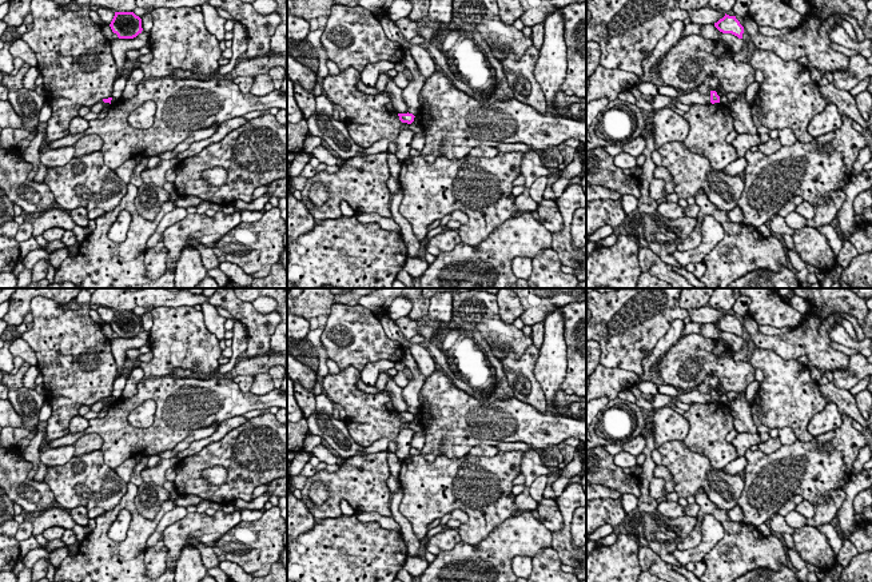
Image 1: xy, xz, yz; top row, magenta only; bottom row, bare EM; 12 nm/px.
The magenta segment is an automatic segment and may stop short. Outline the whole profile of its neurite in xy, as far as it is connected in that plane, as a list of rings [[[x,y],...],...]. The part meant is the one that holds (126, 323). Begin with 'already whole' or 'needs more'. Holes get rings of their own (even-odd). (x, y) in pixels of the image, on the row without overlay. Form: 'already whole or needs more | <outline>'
already whole | [[[115,311],[110,326],[119,338],[134,338],[143,330],[142,318],[134,311]]]

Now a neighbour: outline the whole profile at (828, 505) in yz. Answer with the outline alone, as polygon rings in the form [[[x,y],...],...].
[[[835,489],[825,491],[815,505],[815,517],[807,519],[807,526],[819,527],[825,523],[831,523],[837,515],[847,494],[843,489]]]

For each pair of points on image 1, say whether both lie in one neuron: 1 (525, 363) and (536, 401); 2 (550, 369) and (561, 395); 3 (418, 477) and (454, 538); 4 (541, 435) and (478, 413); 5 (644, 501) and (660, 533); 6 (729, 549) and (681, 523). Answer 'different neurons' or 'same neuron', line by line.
1: same neuron
2: different neurons
3: different neurons
4: same neuron
5: same neuron
6: different neurons

